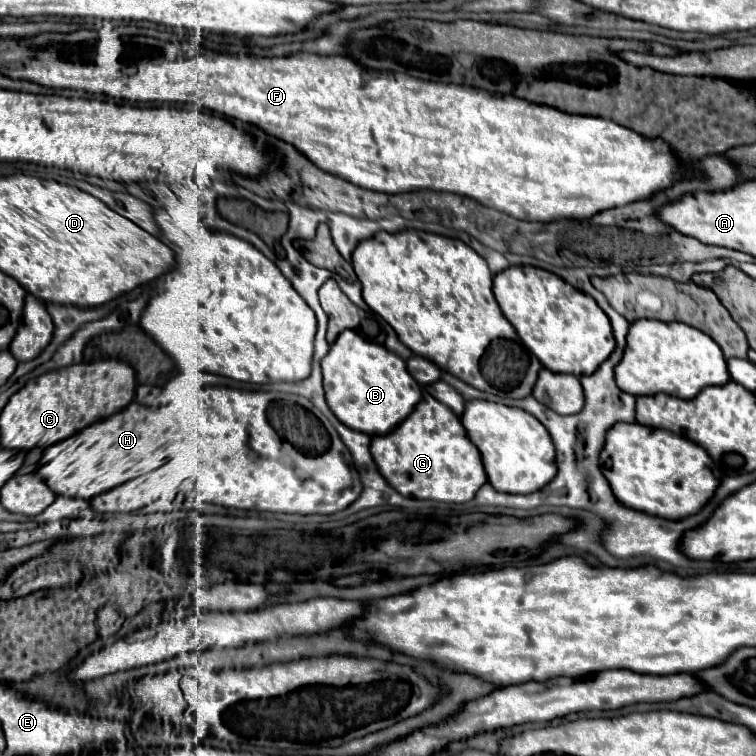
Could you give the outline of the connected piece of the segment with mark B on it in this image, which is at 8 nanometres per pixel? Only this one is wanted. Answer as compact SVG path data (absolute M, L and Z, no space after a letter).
M354 331L340 333L322 361L326 403L332 413L350 429L384 435L396 429L420 401L420 385L412 379L406 363L382 345L368 343Z

